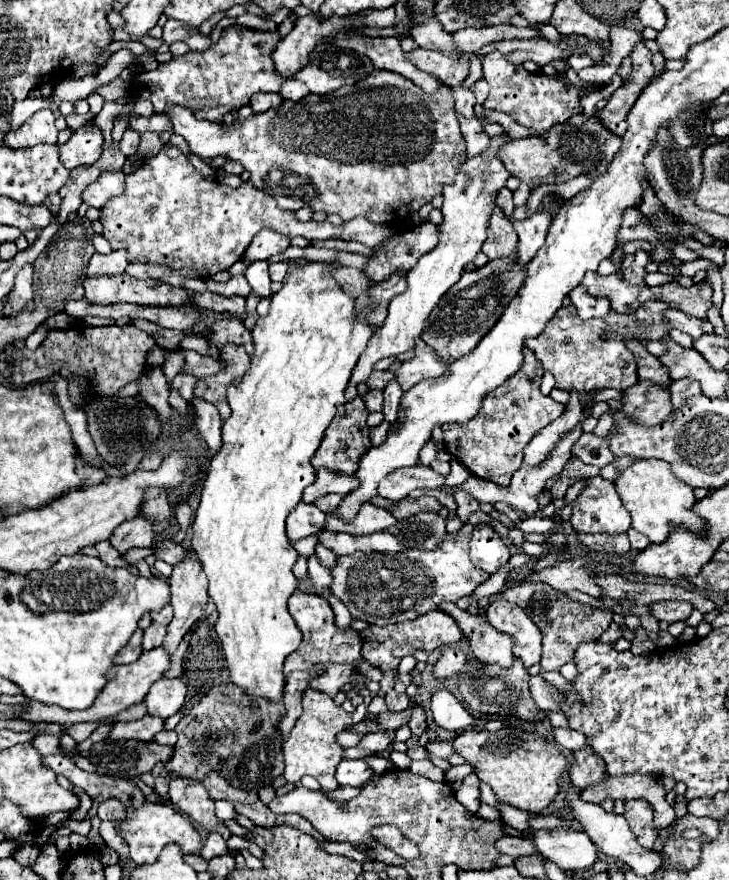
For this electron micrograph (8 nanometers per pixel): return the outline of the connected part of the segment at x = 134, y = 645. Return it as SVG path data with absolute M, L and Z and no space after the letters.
M137 629L131 637L131 641L127 643L127 647L123 647L123 653L119 653L119 663L133 663L141 657L143 653L143 647L141 647L141 641L143 641L143 629Z

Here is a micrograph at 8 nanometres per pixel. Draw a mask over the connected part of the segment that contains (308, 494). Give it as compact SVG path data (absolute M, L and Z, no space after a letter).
M323 469L323 473L317 473L317 479L313 485L309 485L303 491L303 501L313 503L317 497L327 495L327 493L339 493L347 495L351 489L355 489L355 477L343 477L341 473L331 473Z

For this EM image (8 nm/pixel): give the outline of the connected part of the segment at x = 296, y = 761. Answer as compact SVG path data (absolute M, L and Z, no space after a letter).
M307 689L303 693L303 713L297 719L295 727L289 733L289 739L283 743L283 757L285 757L285 773L283 777L287 783L299 783L303 775L313 775L323 791L333 791L339 787L335 781L335 767L343 759L343 749L337 745L335 735L341 733L343 729L363 721L365 717L365 703L357 705L355 713L347 713L341 705L337 705L329 695L319 693L315 689Z

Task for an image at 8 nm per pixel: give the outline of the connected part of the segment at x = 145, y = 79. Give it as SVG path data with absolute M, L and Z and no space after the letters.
M227 27L221 31L219 41L207 51L189 51L181 57L173 57L169 63L161 63L155 71L133 75L133 95L149 99L157 113L163 113L167 105L181 105L191 109L197 119L223 123L227 113L249 105L253 93L279 93L283 81L291 79L279 75L271 59L279 39L279 31Z

